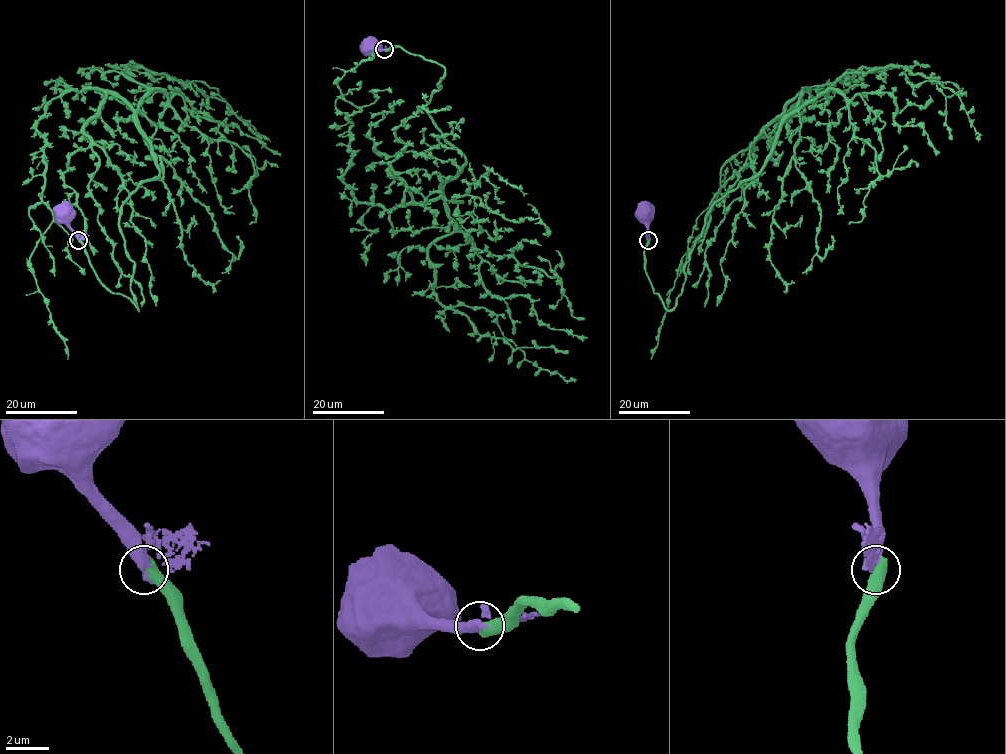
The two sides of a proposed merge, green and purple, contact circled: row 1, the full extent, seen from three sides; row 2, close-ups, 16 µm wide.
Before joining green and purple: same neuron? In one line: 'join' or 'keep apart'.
join

